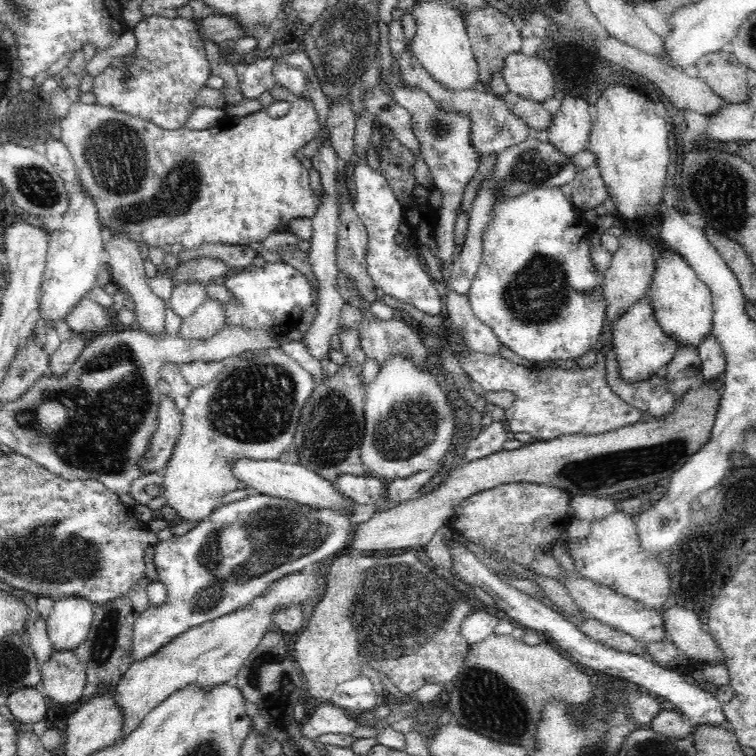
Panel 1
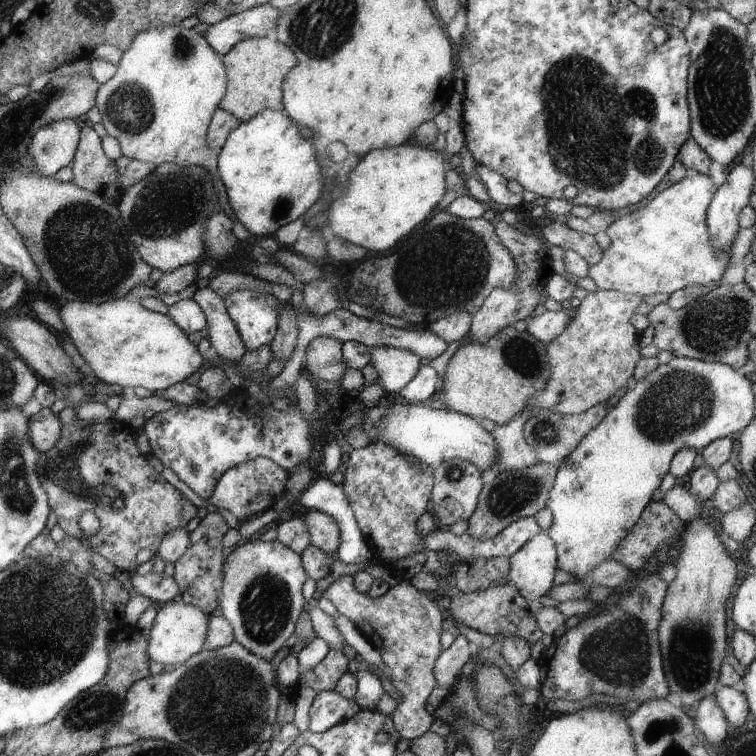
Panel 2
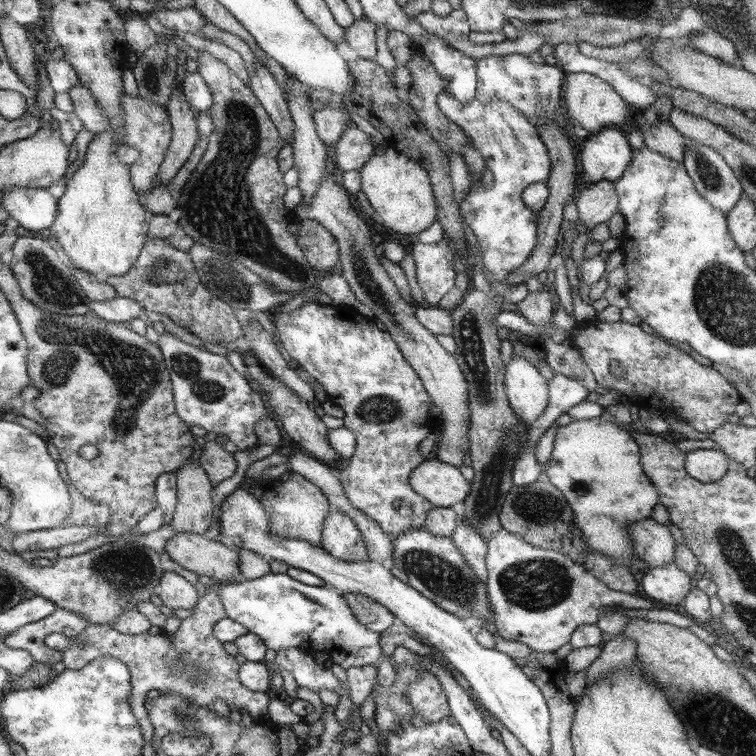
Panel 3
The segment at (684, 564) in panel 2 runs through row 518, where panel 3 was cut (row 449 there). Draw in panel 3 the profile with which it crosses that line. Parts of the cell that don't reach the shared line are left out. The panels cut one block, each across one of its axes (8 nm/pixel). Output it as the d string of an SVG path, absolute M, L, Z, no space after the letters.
M691 450L685 454L685 474L701 484L719 482L727 472L727 456L719 450Z

